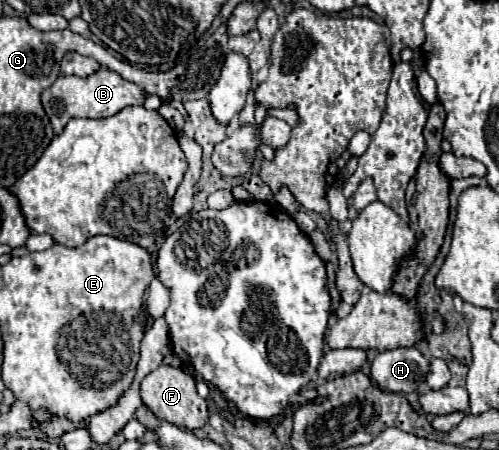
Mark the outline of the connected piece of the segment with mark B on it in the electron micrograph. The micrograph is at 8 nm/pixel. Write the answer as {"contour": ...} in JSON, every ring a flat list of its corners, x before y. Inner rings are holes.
{"contour":[[100,68,88,78,58,76,58,80,42,92,42,106,46,110,46,116,50,118,54,134,60,134,70,118,108,118,118,114,126,106,140,106,140,104,144,104,140,86,124,80,120,74,110,72,108,68]]}

